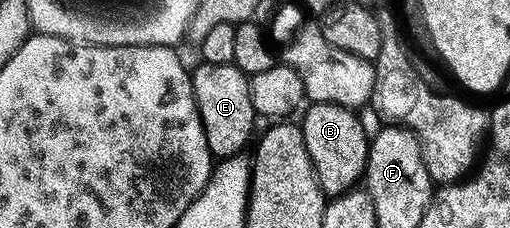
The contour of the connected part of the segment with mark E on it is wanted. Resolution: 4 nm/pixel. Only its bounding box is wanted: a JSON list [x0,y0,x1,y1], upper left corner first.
[191,61,258,160]

